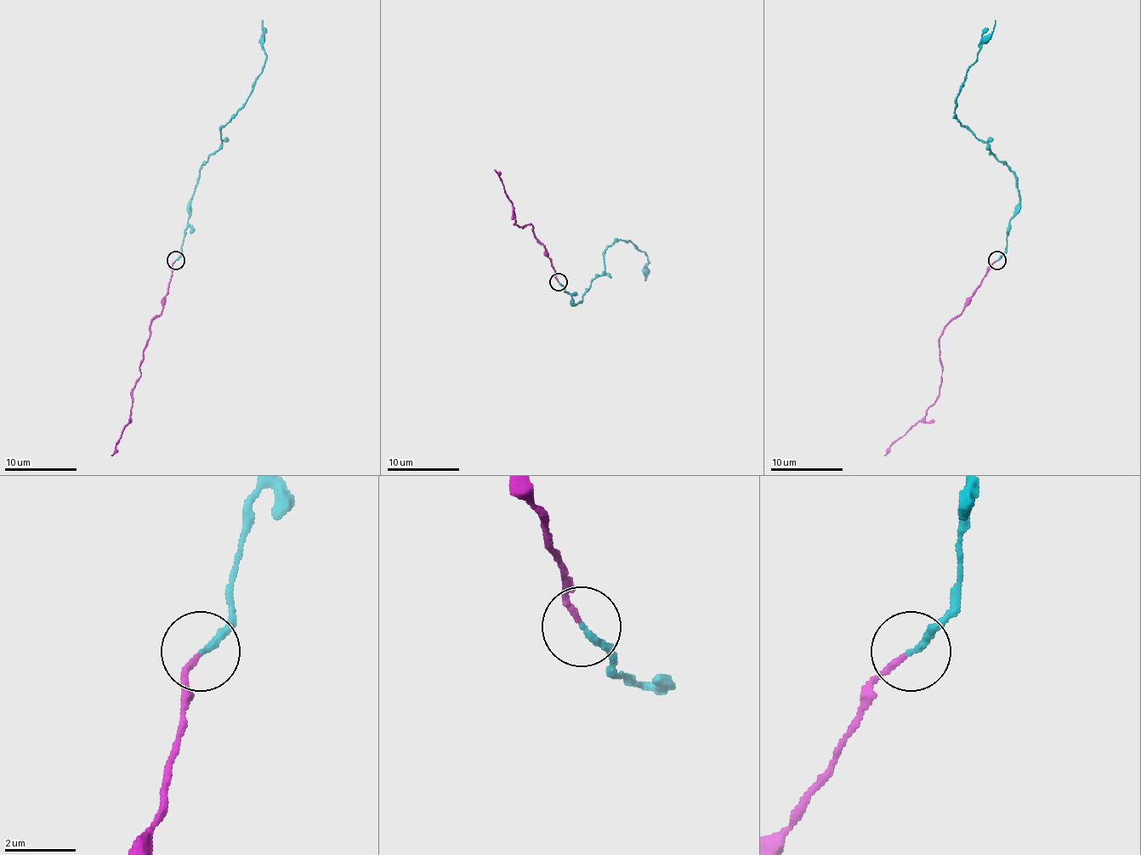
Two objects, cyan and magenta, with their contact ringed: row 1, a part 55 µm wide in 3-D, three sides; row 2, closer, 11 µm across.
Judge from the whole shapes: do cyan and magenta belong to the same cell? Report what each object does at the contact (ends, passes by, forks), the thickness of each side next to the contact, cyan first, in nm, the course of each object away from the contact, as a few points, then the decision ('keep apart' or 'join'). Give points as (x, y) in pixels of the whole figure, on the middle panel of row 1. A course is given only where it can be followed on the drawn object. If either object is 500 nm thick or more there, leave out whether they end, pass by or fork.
cyan ends; magenta ends; calibres 190 and 150 nm; course cyan (559, 282), (573, 304), (581, 301), (604, 272), (604, 251), (621, 240), (645, 254), (649, 261), (645, 280); course magenta (559, 280), (544, 246), (534, 235), (531, 225), (519, 227), (515, 221), (513, 207), (501, 178), (494, 169); join

